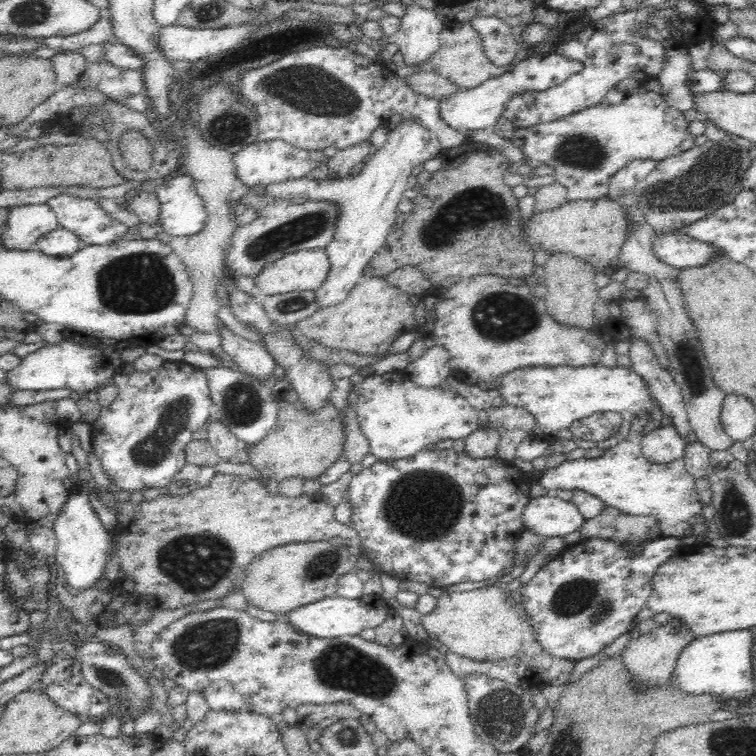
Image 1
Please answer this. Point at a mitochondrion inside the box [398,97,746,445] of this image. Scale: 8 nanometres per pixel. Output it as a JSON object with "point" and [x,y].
{"point":[703,184]}

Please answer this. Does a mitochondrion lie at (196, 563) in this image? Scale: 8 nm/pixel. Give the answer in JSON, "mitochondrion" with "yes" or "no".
{"mitochondrion":"yes"}

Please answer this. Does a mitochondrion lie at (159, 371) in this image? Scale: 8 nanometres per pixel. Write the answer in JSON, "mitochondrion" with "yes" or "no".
{"mitochondrion":"no"}

